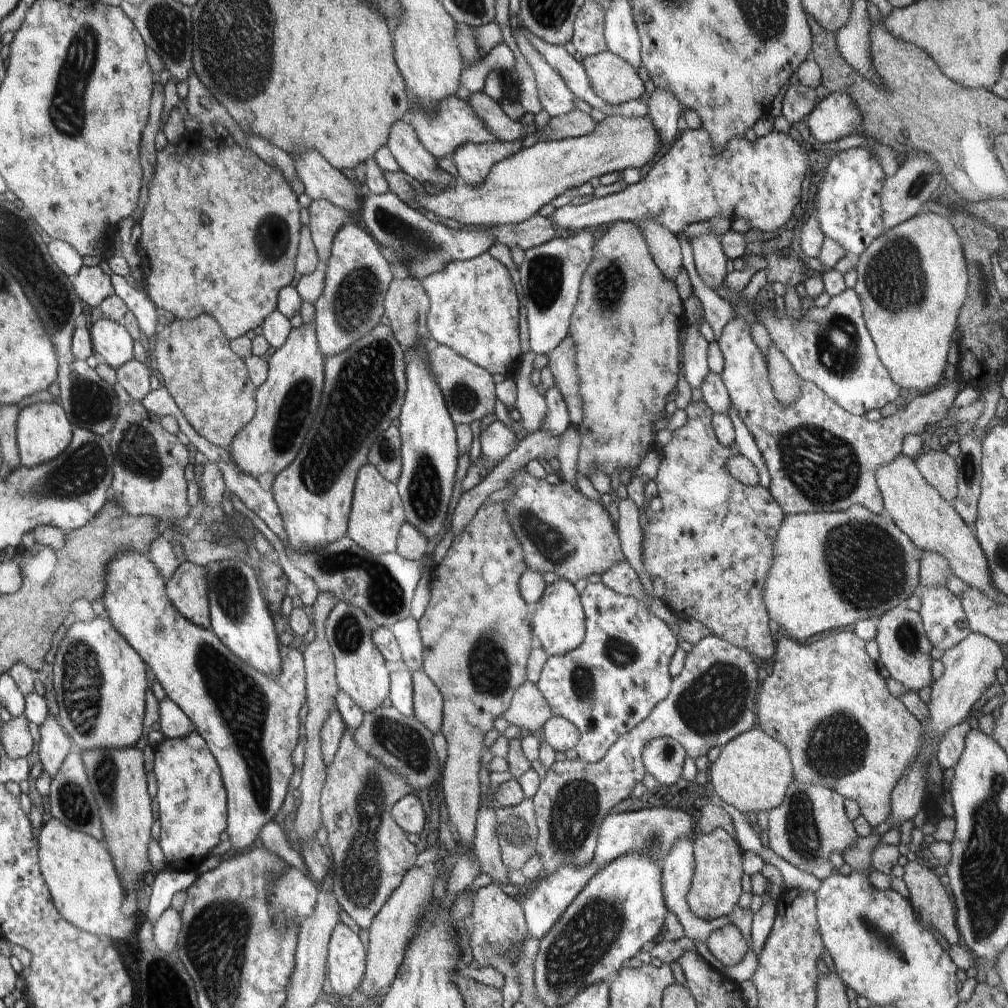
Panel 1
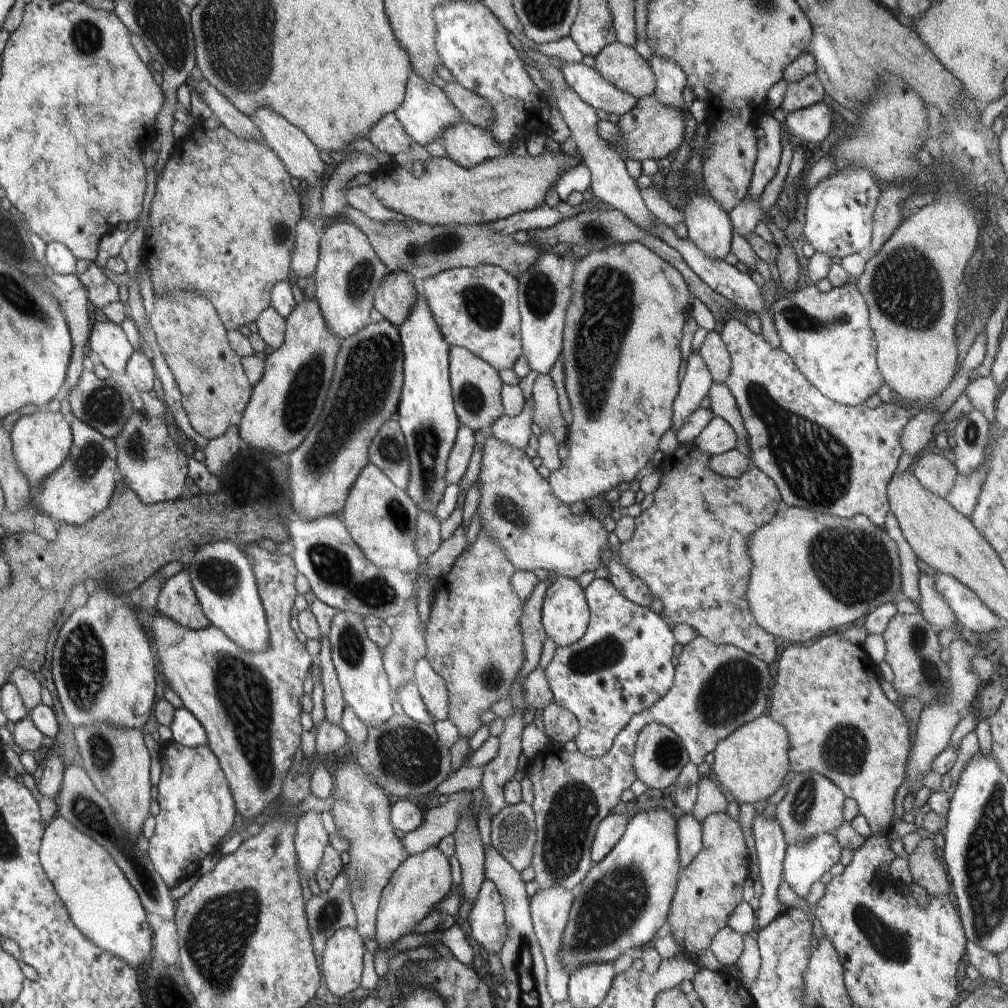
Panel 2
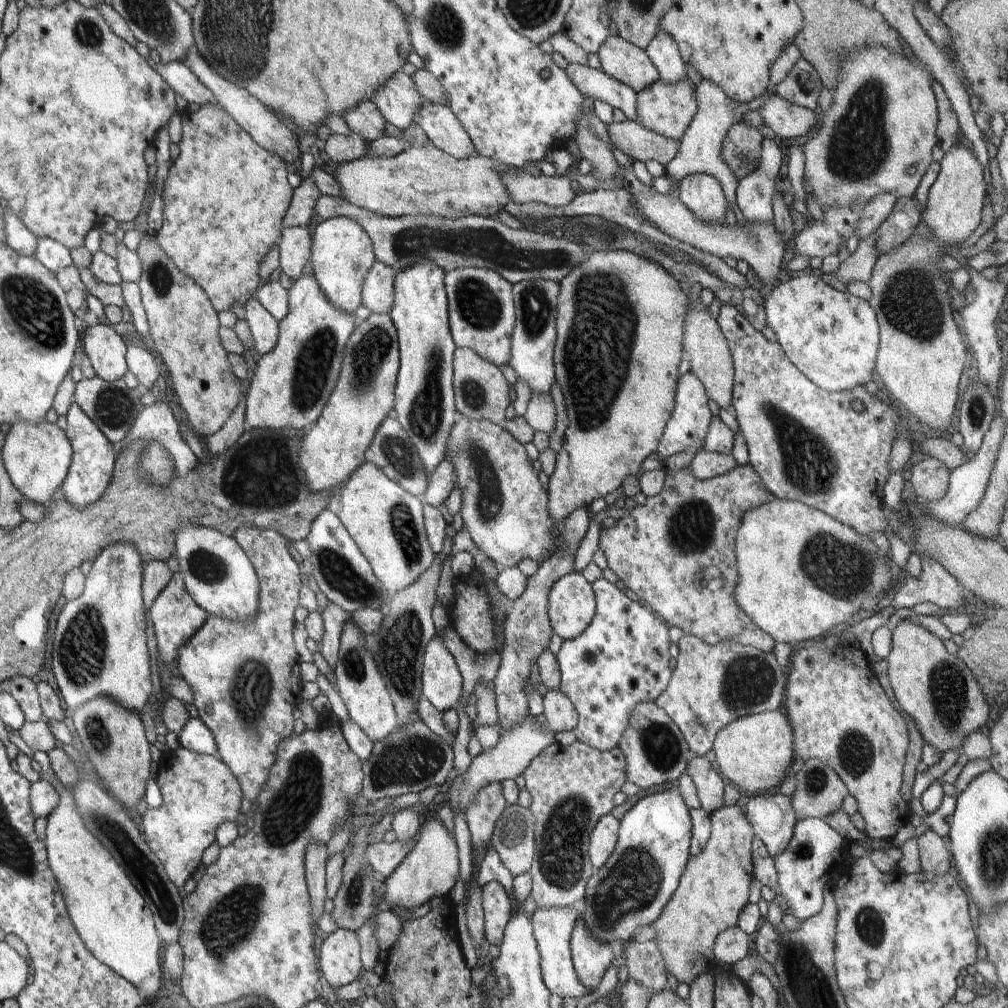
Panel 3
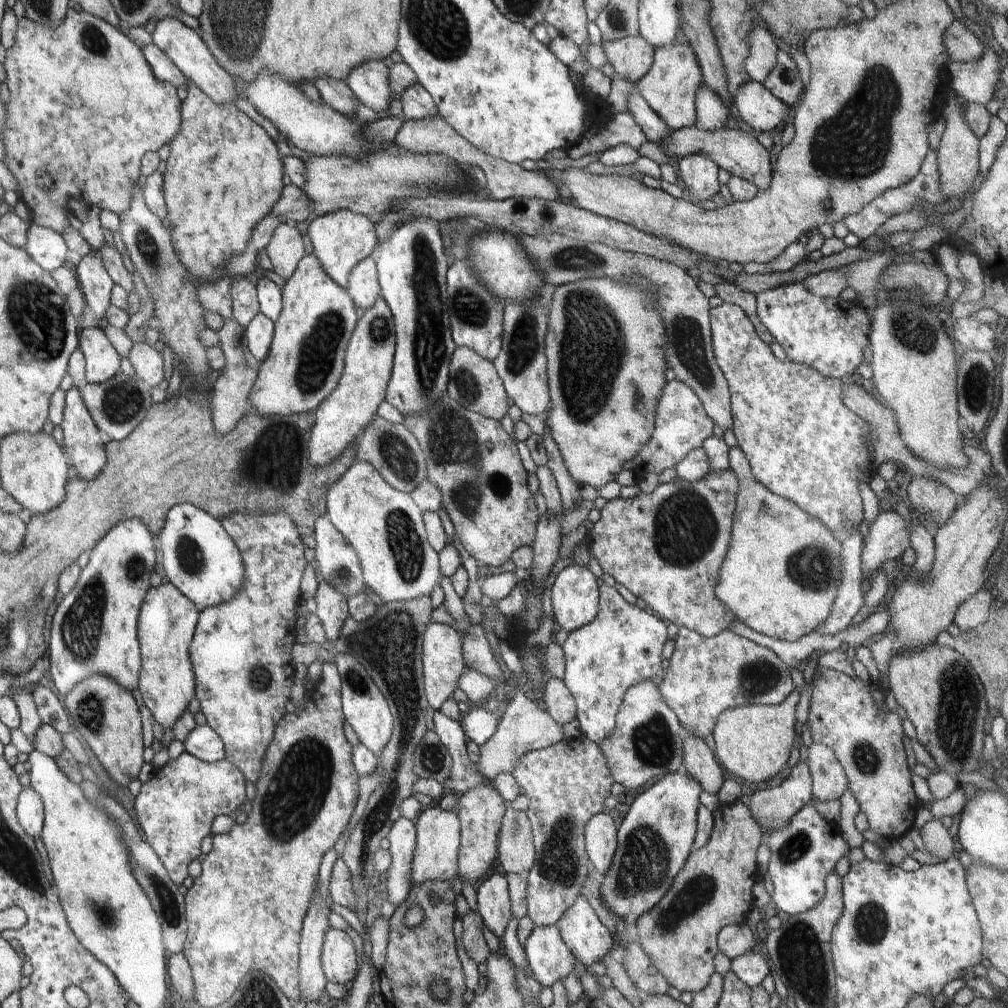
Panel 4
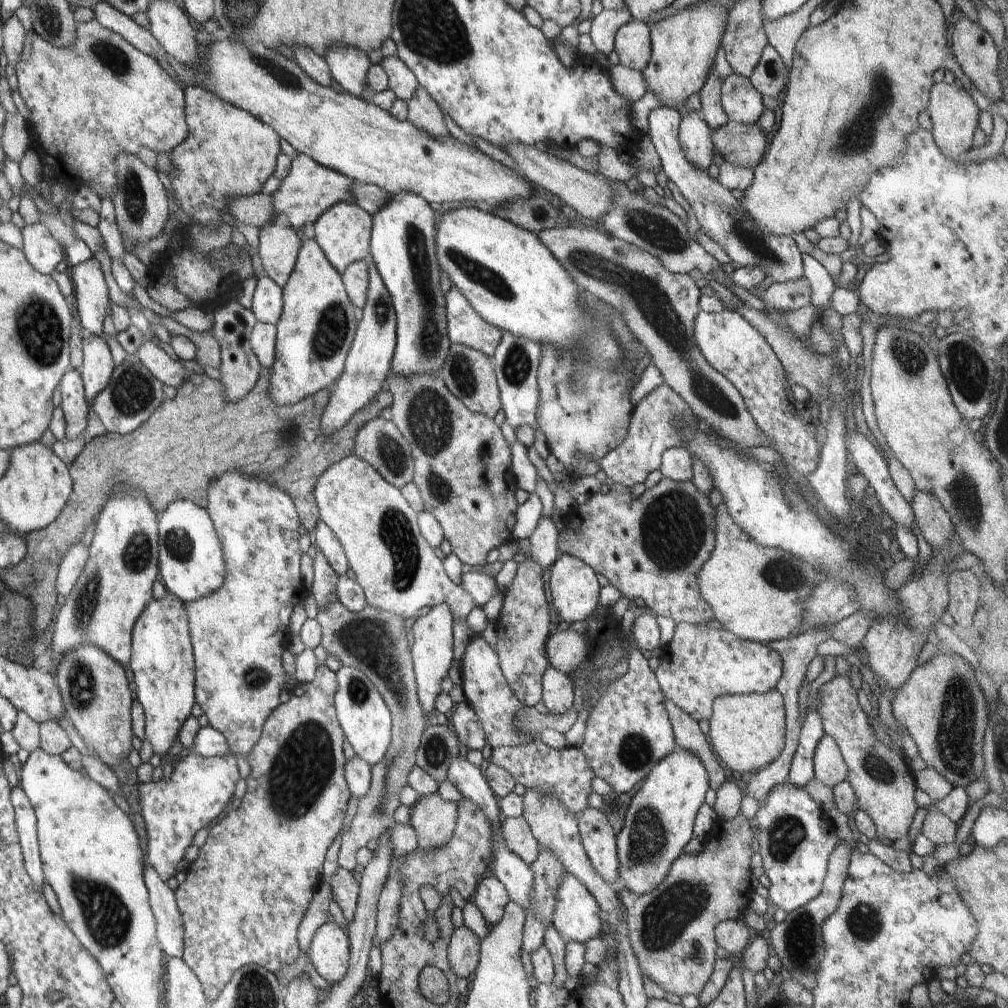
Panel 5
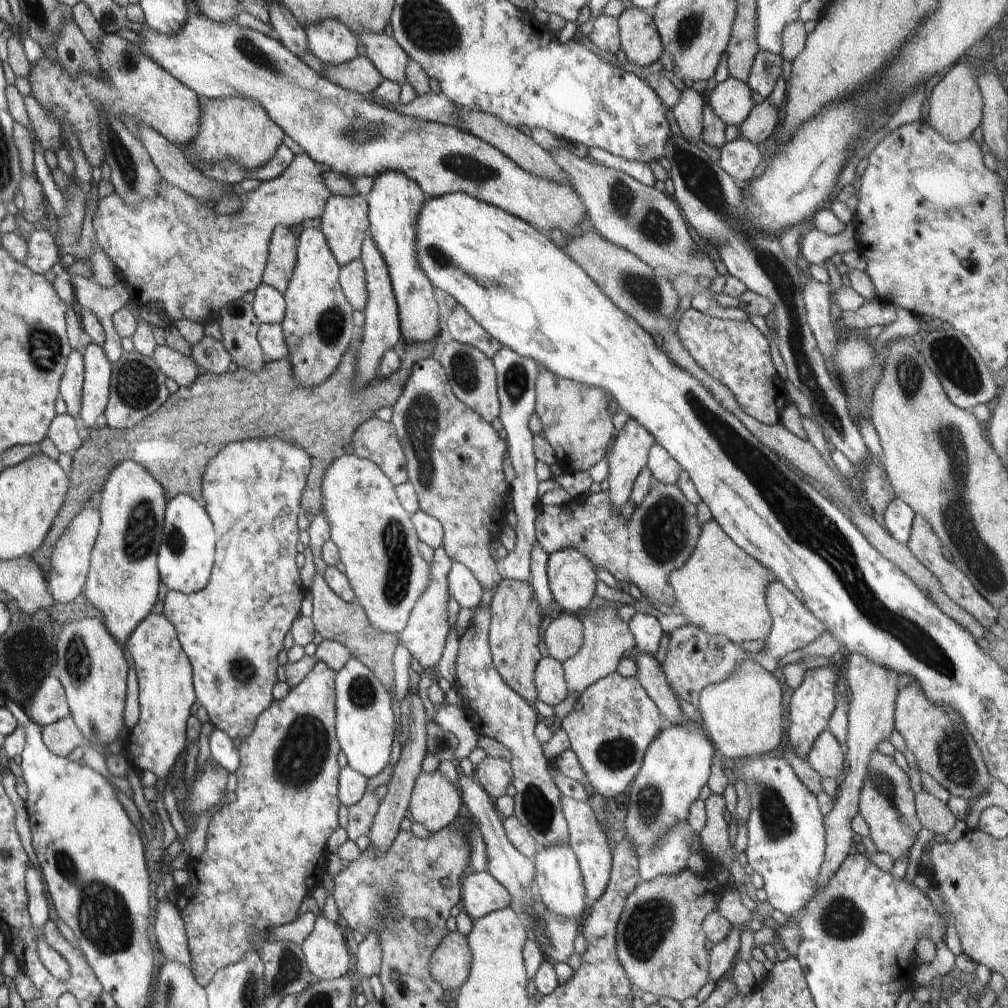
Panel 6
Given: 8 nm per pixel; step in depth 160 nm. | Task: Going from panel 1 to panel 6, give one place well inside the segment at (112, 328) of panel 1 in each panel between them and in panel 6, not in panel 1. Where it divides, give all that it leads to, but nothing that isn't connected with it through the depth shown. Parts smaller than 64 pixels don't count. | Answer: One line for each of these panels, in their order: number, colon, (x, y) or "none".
2: (107, 339)
3: (106, 351)
4: (102, 361)
5: (97, 365)
6: (97, 369)

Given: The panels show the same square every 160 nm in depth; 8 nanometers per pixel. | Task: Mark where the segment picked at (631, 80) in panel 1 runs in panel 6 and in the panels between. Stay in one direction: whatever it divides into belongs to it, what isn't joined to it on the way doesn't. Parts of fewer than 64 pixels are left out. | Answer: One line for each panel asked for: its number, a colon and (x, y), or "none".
2: (622, 66)
3: (624, 61)
4: (631, 57)
5: (632, 41)
6: (640, 41)

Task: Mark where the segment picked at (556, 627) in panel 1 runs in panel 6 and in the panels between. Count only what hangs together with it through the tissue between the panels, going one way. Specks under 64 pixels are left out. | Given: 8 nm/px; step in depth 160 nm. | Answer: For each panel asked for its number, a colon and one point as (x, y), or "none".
2: (565, 614)
3: (572, 604)
4: (575, 593)
5: (574, 587)
6: (572, 579)

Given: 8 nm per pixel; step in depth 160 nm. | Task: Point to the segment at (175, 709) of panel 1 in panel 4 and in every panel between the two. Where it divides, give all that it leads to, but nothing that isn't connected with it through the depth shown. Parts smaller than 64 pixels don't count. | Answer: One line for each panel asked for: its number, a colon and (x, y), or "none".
2: (186, 730)
3: (195, 736)
4: (202, 742)

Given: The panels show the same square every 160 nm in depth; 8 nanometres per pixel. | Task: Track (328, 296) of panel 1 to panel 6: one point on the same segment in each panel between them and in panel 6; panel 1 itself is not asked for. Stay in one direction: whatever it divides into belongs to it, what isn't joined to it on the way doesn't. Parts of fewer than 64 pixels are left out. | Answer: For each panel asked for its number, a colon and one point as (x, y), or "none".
2: (348, 272)
3: (342, 253)
4: (341, 239)
5: (343, 232)
6: (344, 223)

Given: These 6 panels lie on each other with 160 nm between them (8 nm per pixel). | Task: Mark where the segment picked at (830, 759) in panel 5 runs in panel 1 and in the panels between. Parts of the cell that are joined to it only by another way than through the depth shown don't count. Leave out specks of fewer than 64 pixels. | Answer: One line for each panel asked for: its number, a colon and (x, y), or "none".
1: (811, 823)
2: (812, 804)
3: (820, 792)
4: (829, 780)

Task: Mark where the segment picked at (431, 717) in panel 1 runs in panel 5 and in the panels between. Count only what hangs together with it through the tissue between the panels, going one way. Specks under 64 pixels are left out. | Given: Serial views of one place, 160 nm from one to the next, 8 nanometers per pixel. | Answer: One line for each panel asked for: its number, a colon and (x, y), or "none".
2: (432, 688)
3: (442, 684)
4: (443, 665)
5: (431, 639)

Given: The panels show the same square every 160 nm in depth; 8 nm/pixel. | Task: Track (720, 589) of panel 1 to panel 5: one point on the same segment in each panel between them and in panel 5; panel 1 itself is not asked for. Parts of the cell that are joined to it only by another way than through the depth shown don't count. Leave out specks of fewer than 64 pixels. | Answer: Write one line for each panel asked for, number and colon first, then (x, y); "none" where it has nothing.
2: (690, 548)
3: (676, 554)
4: (667, 547)
5: (652, 547)

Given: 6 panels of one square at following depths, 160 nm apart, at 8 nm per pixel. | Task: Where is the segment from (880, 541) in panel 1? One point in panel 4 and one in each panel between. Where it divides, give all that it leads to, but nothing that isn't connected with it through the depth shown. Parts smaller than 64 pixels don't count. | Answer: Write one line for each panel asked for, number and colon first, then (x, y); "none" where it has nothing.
2: (811, 572)
3: (785, 551)
4: (780, 577)

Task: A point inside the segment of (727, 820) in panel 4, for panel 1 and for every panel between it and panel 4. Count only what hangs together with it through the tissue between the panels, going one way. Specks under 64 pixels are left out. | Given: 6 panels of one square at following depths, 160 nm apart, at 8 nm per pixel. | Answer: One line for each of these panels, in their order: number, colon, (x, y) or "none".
1: (716, 885)
2: (708, 890)
3: (713, 889)

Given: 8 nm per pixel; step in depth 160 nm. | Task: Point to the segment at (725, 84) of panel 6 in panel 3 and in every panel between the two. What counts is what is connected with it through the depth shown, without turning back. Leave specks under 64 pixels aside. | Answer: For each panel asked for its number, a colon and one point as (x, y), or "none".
3: (786, 120)
4: (753, 104)
5: (742, 102)

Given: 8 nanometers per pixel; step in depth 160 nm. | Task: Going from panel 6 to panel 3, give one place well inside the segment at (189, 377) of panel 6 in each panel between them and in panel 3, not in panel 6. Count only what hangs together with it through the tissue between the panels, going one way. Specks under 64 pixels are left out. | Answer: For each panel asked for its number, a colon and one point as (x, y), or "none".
3: (140, 362)
4: (148, 362)
5: (156, 360)

